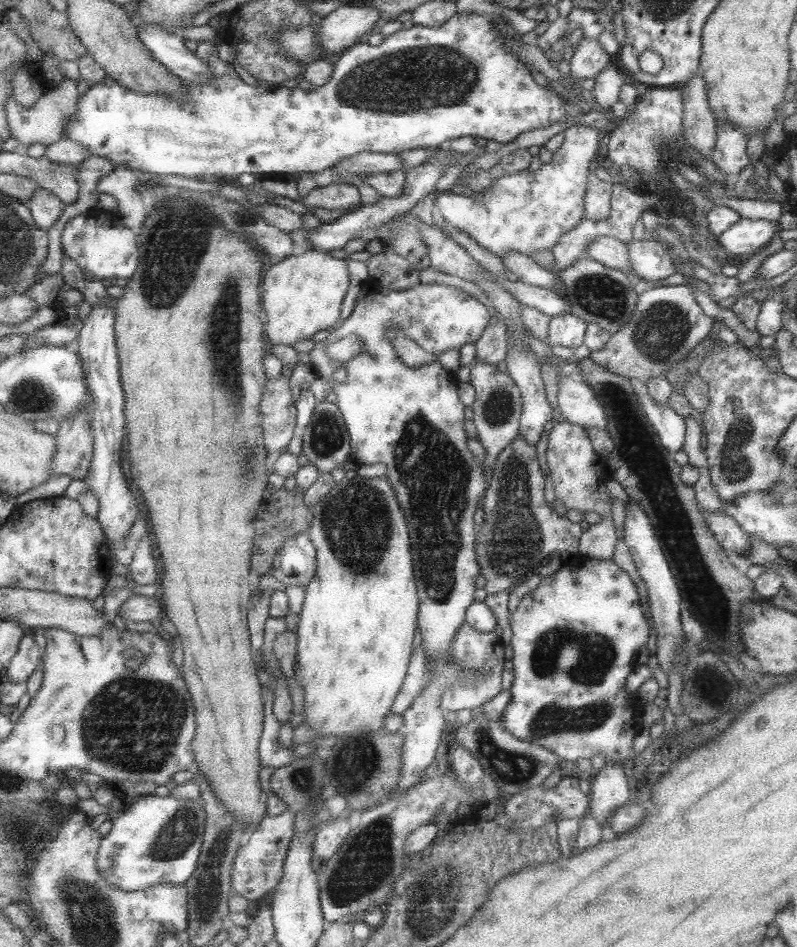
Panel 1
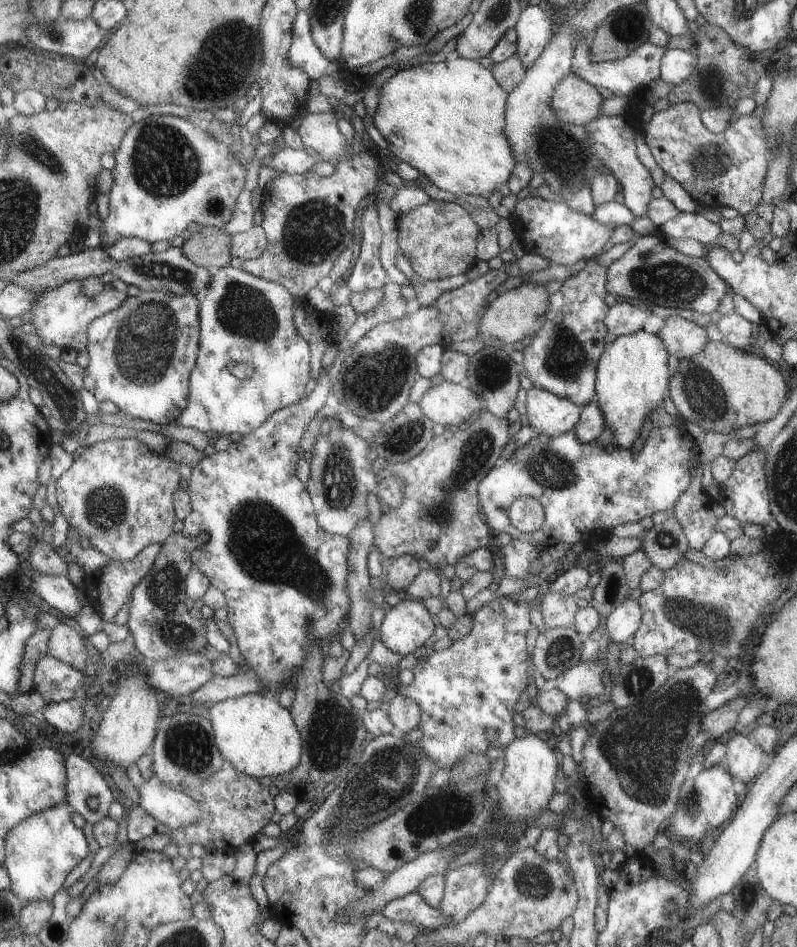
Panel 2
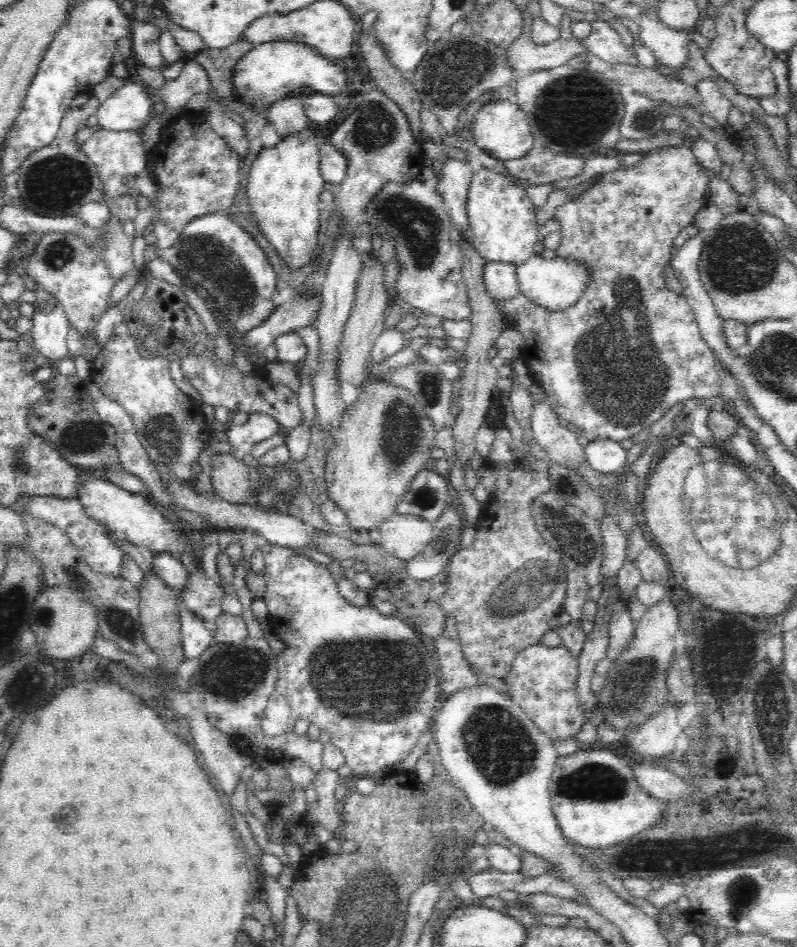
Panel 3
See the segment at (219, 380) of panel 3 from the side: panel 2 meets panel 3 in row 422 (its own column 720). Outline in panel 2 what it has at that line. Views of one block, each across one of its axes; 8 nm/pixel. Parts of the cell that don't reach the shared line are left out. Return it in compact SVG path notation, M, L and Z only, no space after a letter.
M664 235L639 236L634 244L607 268L608 293L614 297L638 298L661 307L692 309L709 313L718 308L729 288L727 282L708 264L706 257L681 253L665 243Z

